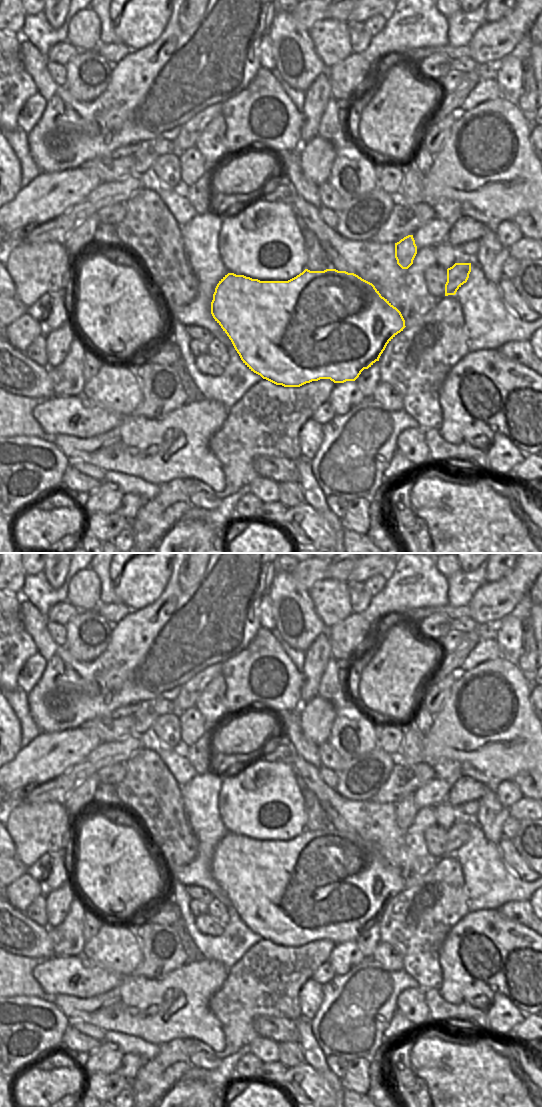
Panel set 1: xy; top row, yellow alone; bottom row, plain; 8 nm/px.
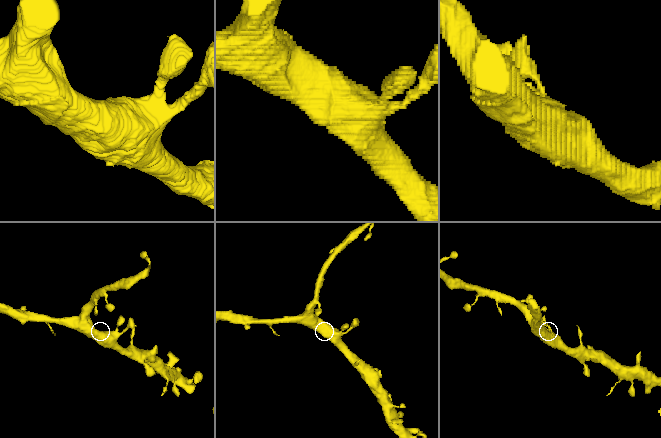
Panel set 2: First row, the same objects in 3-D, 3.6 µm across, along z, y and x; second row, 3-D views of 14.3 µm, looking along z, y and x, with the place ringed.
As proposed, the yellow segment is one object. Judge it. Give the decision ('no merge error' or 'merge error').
no merge error

